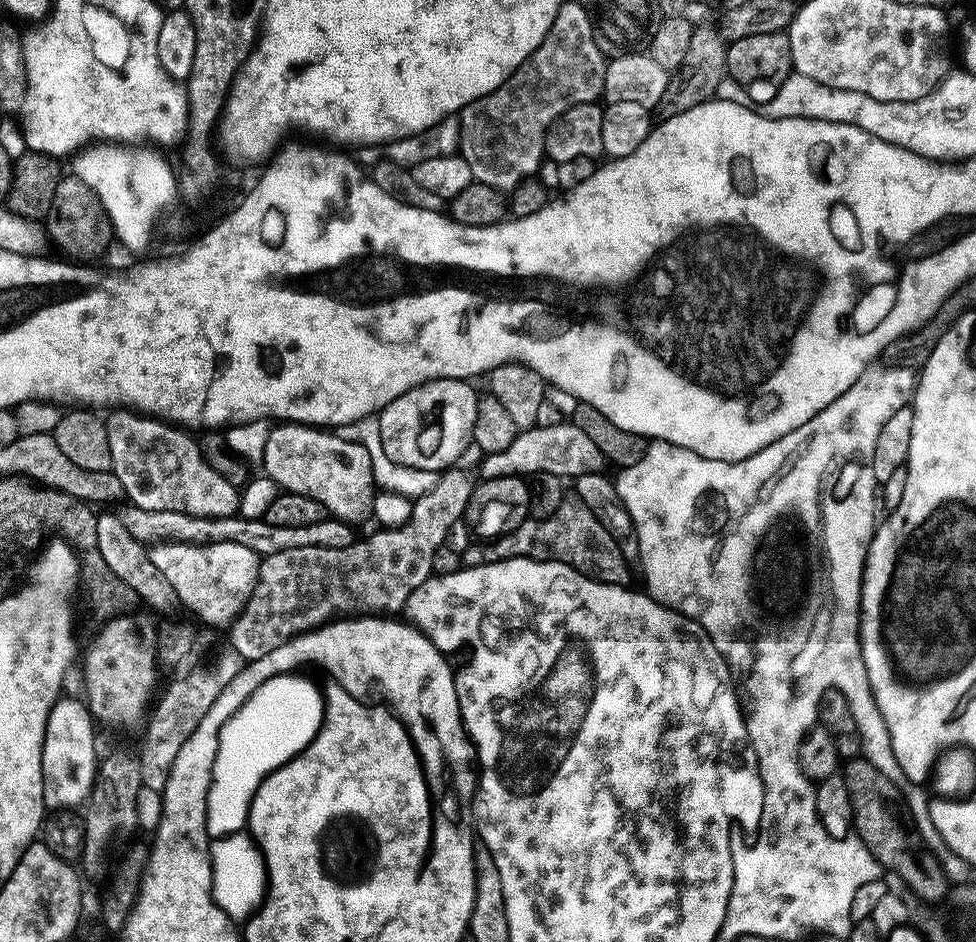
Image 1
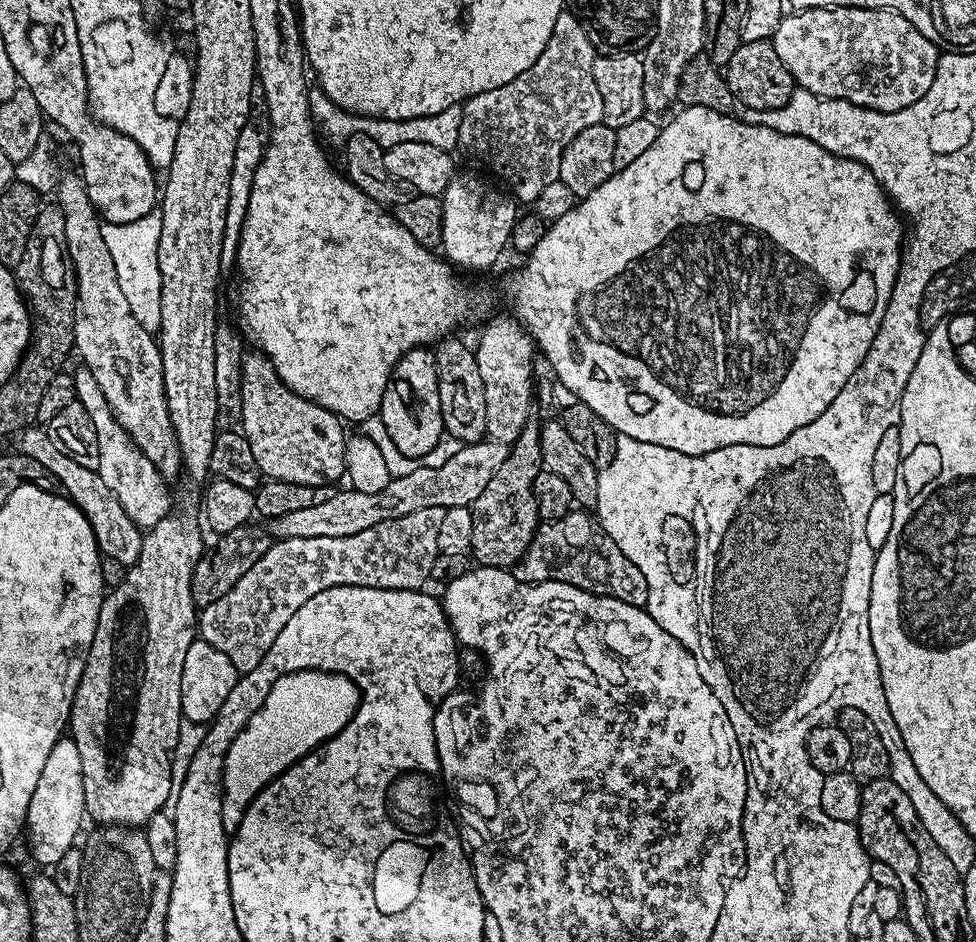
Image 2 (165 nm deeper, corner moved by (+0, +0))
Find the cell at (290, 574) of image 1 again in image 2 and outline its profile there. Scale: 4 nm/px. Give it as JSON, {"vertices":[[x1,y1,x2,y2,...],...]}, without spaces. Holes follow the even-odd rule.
{"vertices":[[430,506,422,510,414,510,410,514,402,514,402,518,394,518,386,522,378,522,370,526,370,530,362,530,359,534,350,534,350,538,290,538,276,540,267,550,234,582,232,589,218,602,203,605,198,616,199,639,210,642,214,650,222,650,230,662,234,662,237,673,256,672,262,658,270,650,274,638,290,622,294,610,298,606,306,606,314,594,322,594,322,590,330,590,334,586,366,586,382,590,420,590,424,583,432,580,434,558,441,551,438,546,438,530,442,527,444,509]]}

